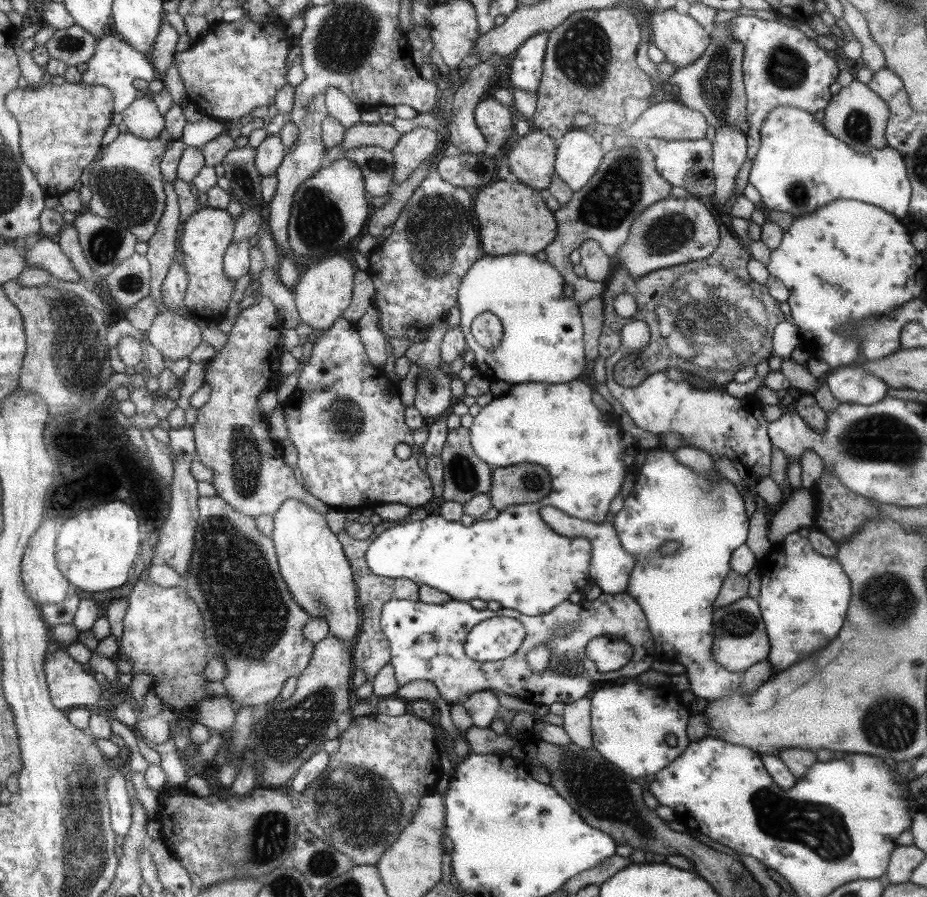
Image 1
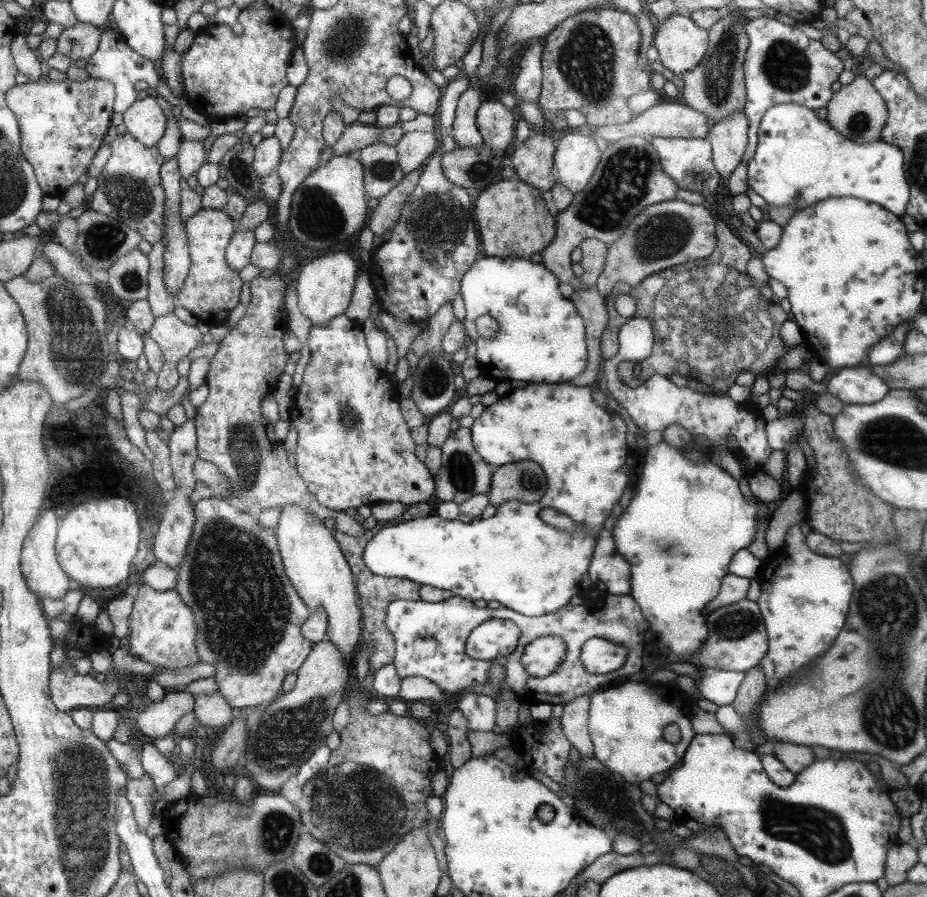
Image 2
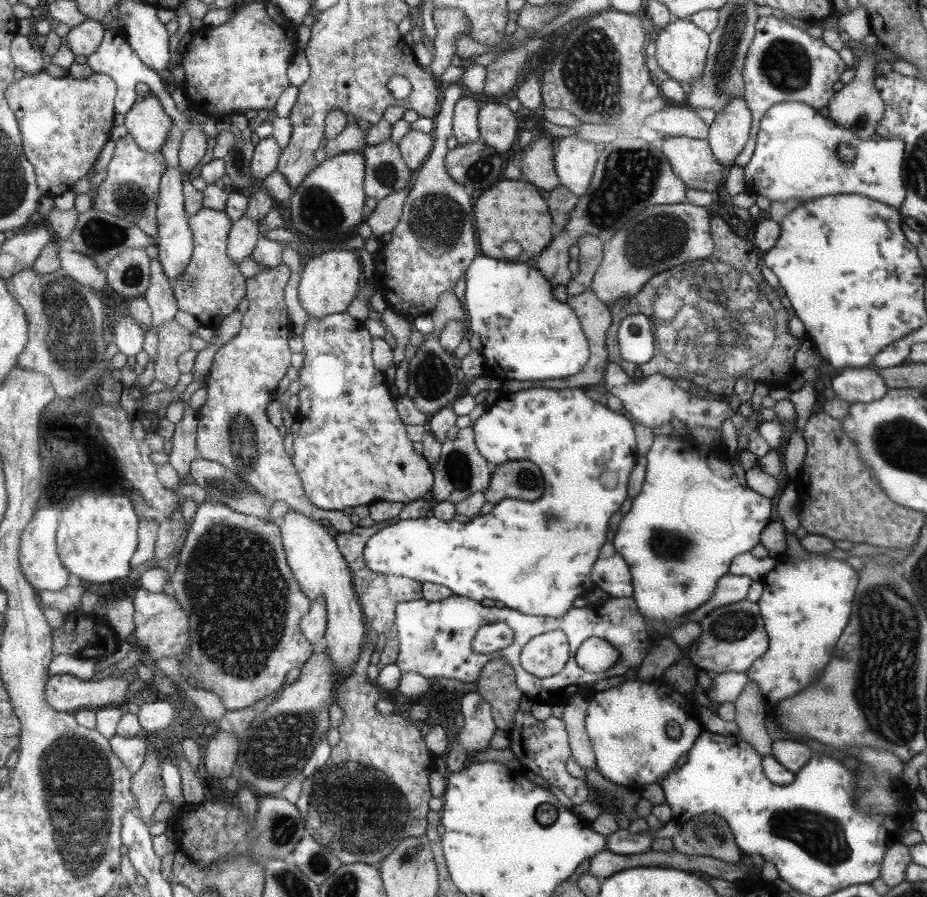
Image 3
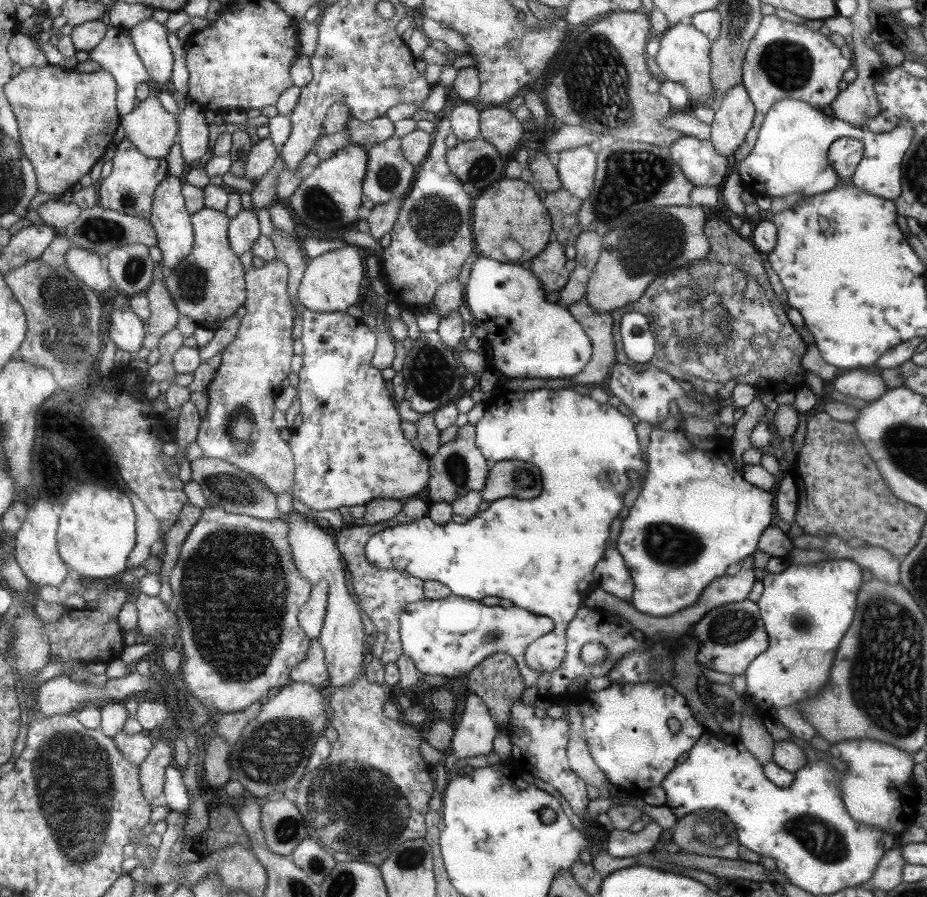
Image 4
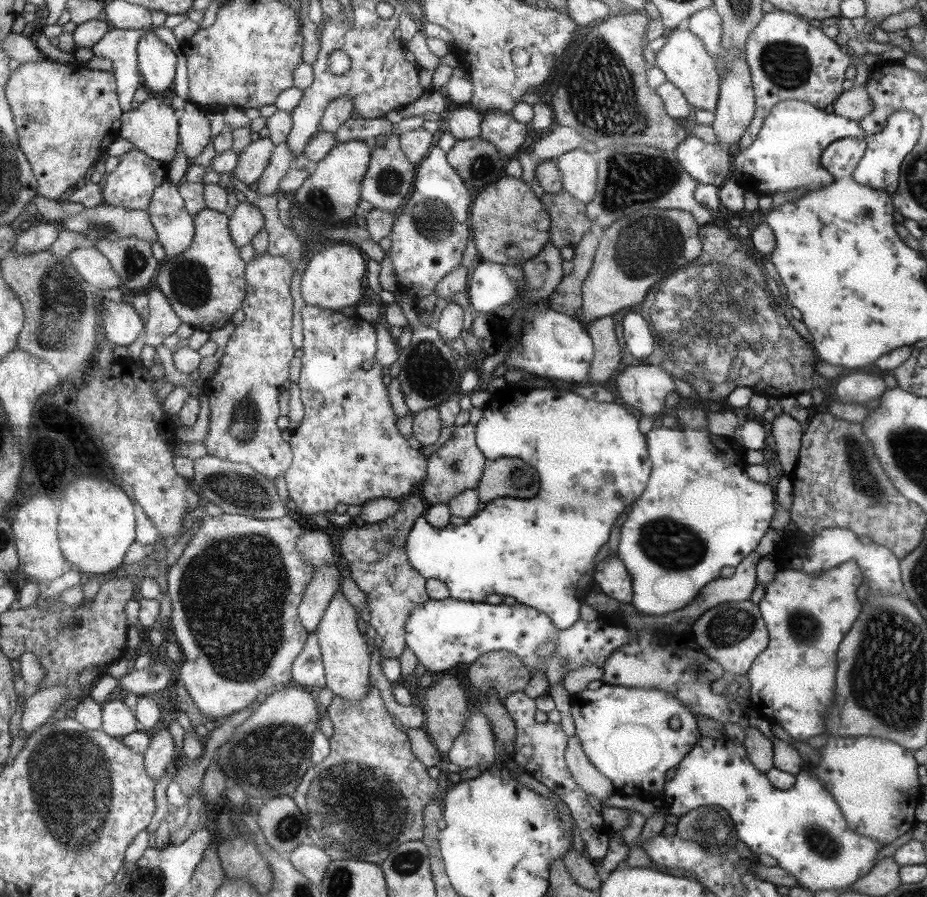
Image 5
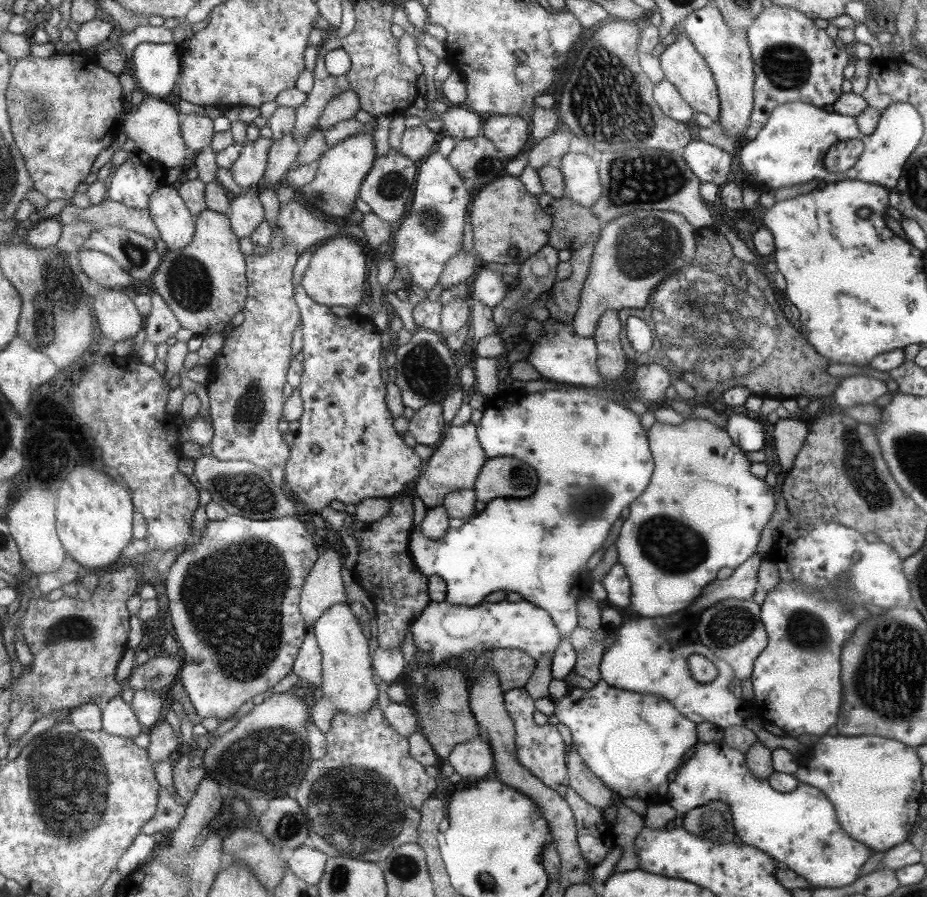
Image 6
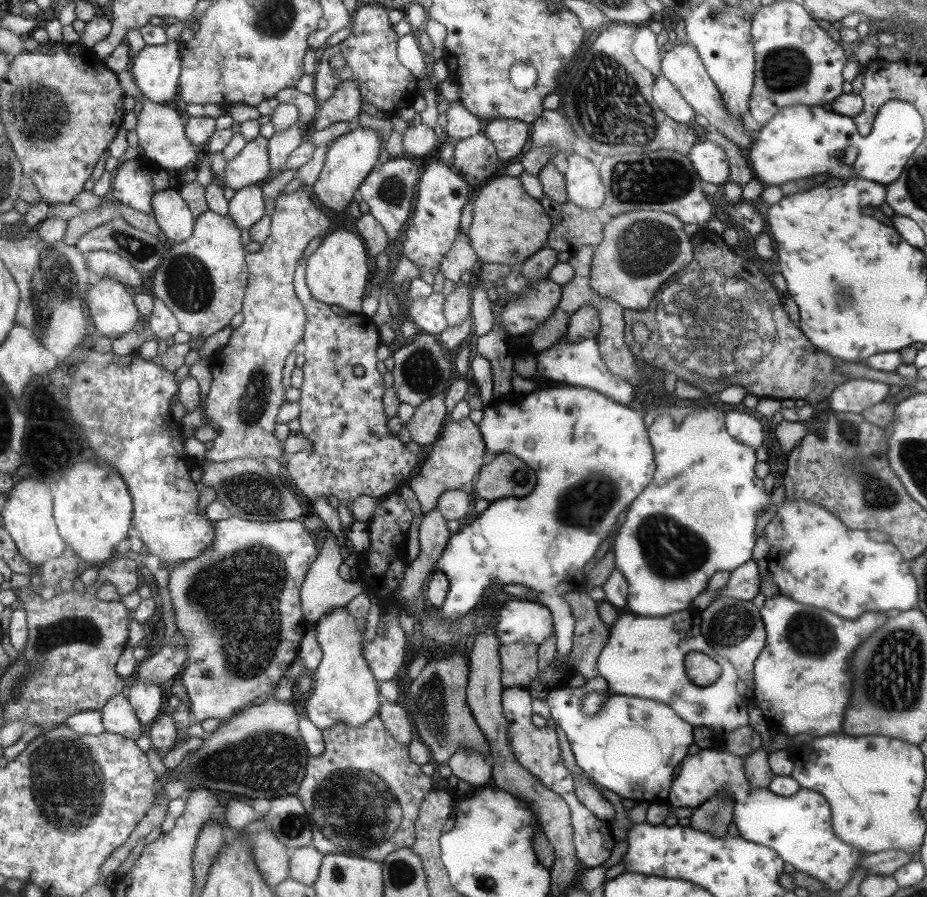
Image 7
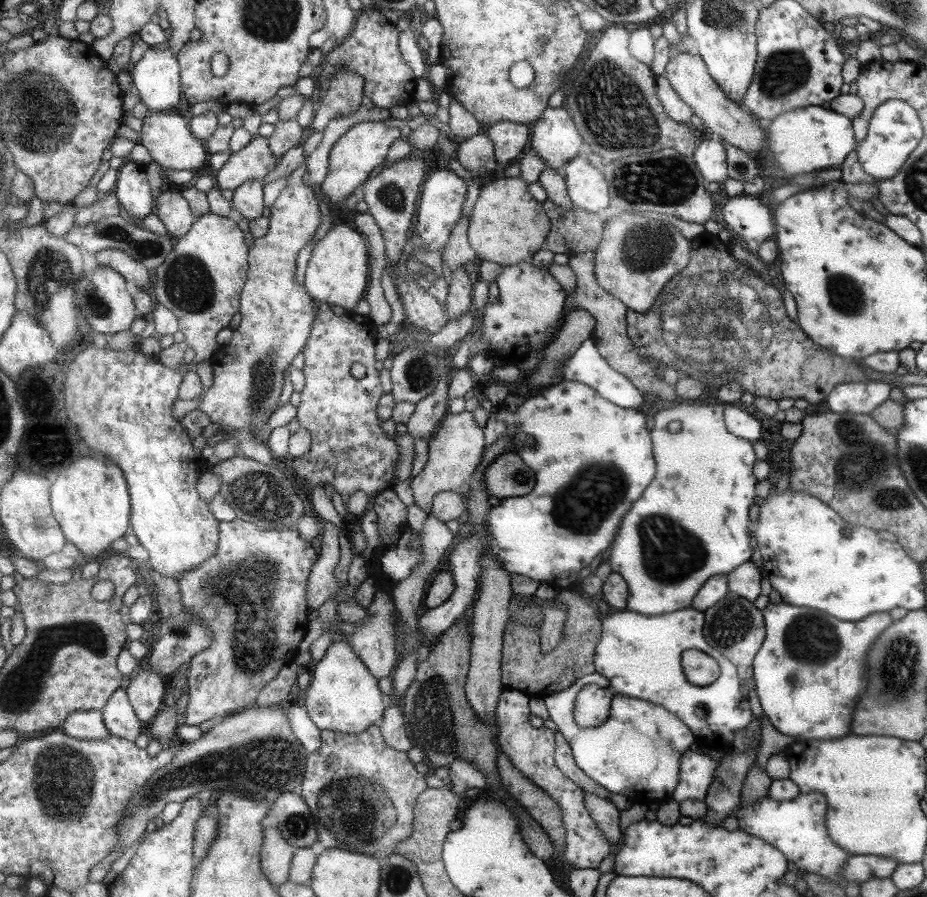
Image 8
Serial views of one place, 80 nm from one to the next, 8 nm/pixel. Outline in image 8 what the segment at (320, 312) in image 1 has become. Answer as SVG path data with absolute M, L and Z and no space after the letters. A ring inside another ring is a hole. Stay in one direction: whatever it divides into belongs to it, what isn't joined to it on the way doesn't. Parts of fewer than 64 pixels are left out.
M336 225L312 246L307 266L303 273L303 287L309 297L335 306L341 306L347 313L352 313L353 306L361 300L367 286L367 255L365 242L361 233L347 228L347 225Z

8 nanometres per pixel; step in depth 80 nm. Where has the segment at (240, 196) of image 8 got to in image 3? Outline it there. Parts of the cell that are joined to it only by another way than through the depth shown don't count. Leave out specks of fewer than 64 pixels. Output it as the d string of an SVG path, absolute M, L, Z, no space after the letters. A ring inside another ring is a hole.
M242 215L230 228L227 241L227 254L232 262L239 264L249 257L255 248L258 236L258 222Z

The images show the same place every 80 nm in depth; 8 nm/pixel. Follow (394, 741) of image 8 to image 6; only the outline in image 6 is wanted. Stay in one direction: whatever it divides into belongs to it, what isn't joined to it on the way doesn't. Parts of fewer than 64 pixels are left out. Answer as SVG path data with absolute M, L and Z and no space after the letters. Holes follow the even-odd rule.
M379 681L376 705L382 710L390 726L400 735L408 737L413 731L419 730L416 712L411 707L389 700L388 687L389 683Z

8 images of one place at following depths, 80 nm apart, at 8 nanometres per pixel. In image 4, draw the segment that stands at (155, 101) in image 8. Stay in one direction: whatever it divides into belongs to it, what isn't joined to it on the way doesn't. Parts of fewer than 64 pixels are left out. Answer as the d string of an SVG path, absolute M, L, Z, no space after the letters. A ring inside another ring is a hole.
M150 16L129 31L150 80L164 89L165 83L173 76L173 52L168 28Z

